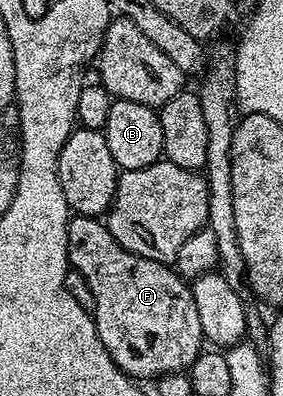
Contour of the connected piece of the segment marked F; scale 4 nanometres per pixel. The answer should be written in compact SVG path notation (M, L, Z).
M85 214L70 217L67 252L70 267L78 270L83 280L87 280L87 288L91 288L91 313L99 332L99 340L103 340L111 360L115 360L124 374L134 380L156 380L163 374L188 371L203 349L201 325L190 283L172 265L127 252L127 248L120 246L115 236L111 236L108 225L100 217L89 218Z

